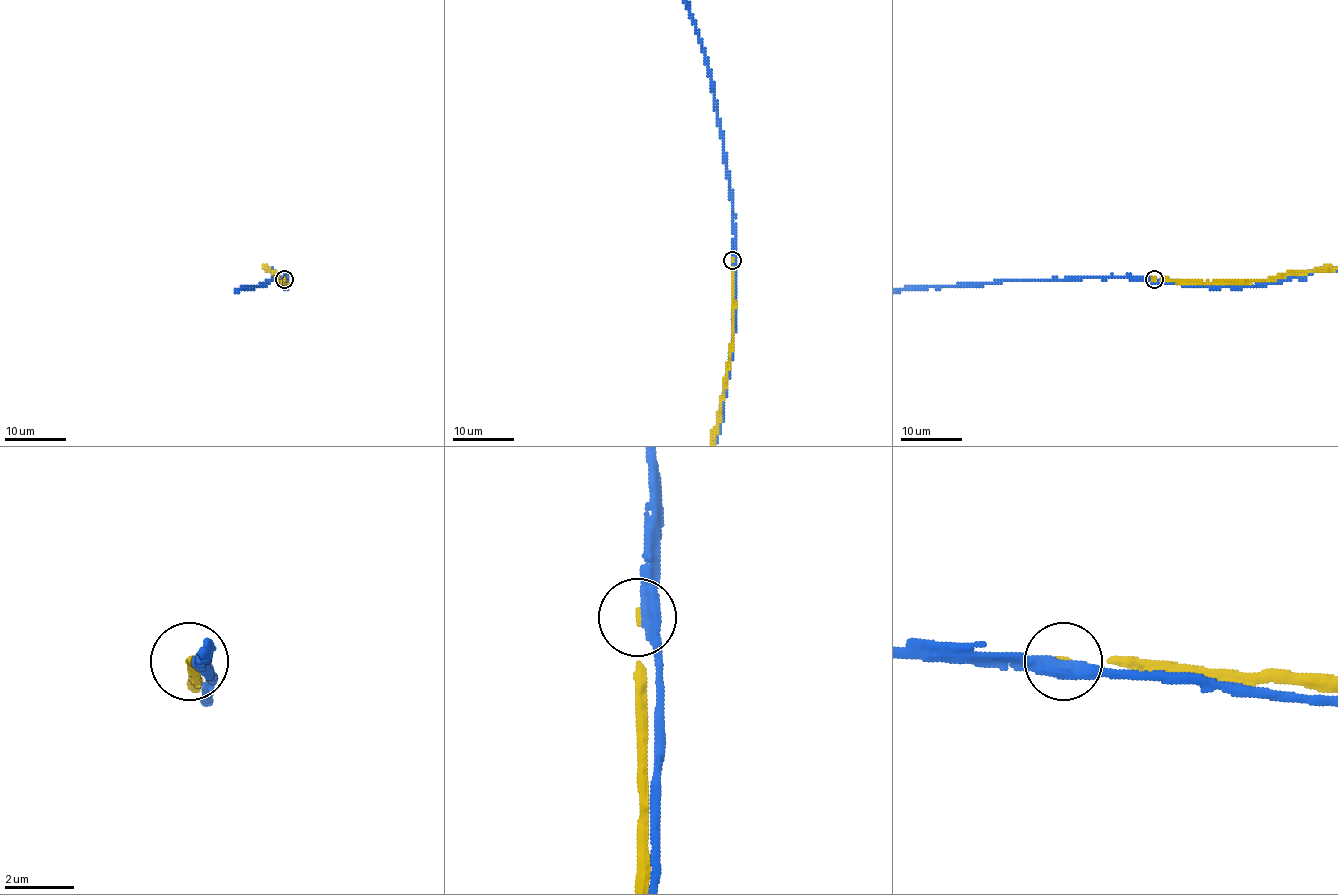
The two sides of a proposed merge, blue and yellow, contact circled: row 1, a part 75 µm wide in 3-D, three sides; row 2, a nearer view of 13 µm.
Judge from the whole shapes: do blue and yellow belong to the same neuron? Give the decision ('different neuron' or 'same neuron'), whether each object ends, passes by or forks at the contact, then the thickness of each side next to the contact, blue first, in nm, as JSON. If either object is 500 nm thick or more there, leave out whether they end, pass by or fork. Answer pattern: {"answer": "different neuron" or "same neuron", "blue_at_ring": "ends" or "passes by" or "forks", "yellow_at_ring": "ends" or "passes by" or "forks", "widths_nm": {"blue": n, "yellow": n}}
{"answer": "different neuron", "blue_at_ring": "passes by", "yellow_at_ring": "ends", "widths_nm": {"blue": 360, "yellow": 130}}

